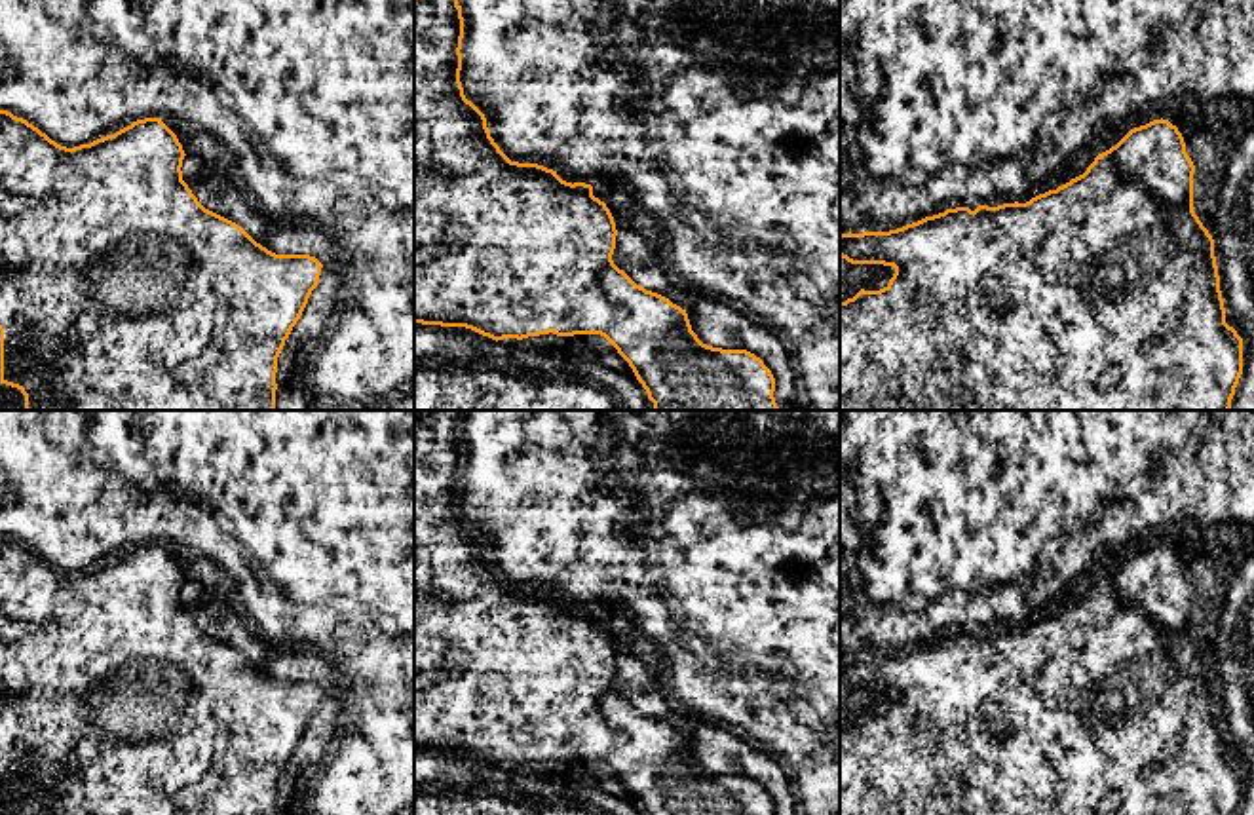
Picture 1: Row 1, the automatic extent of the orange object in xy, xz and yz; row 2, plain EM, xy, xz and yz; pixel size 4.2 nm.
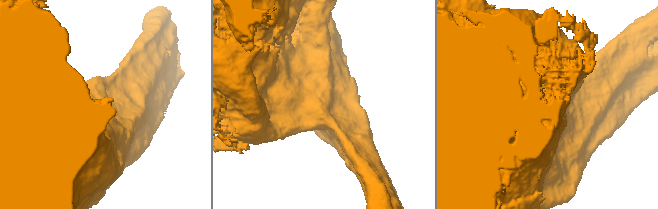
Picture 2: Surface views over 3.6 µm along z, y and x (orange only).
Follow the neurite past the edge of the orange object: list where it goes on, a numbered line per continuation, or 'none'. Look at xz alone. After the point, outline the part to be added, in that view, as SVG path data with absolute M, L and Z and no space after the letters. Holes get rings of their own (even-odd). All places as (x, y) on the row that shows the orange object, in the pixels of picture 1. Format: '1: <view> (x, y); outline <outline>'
none

